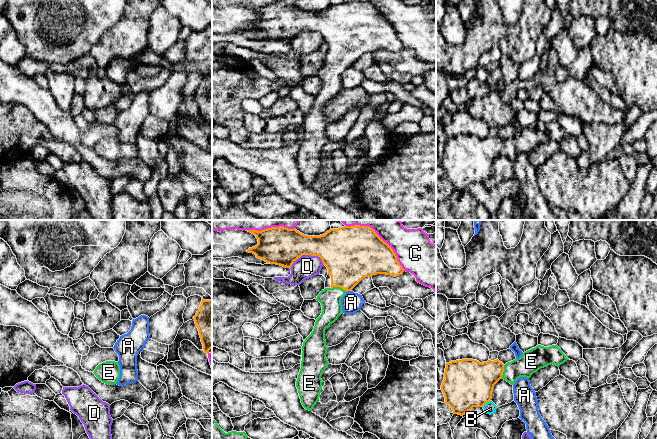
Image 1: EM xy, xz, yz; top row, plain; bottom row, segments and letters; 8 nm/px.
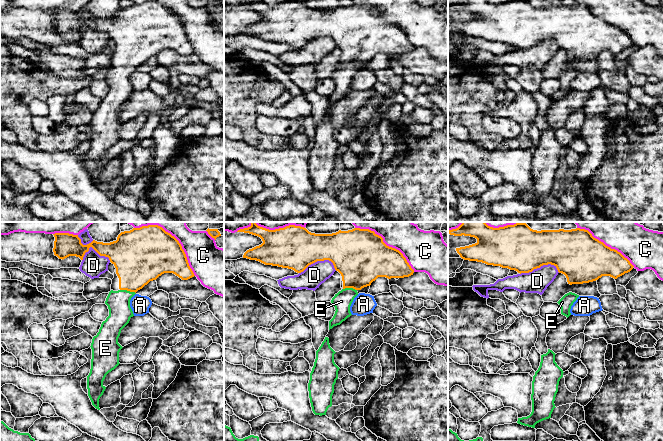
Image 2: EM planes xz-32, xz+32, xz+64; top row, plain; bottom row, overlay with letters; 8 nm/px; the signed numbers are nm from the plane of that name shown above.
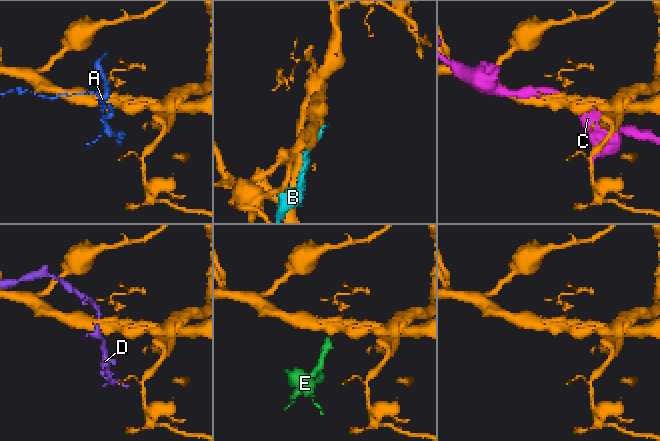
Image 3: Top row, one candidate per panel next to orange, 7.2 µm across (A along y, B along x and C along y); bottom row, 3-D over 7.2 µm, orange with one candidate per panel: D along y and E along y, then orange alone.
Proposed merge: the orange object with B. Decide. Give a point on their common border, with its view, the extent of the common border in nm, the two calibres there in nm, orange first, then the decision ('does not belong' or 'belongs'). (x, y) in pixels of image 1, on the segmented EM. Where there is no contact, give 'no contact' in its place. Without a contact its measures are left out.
contact yz (486, 402); length 90 nm; calibres 380 and 100 nm; does not belong

